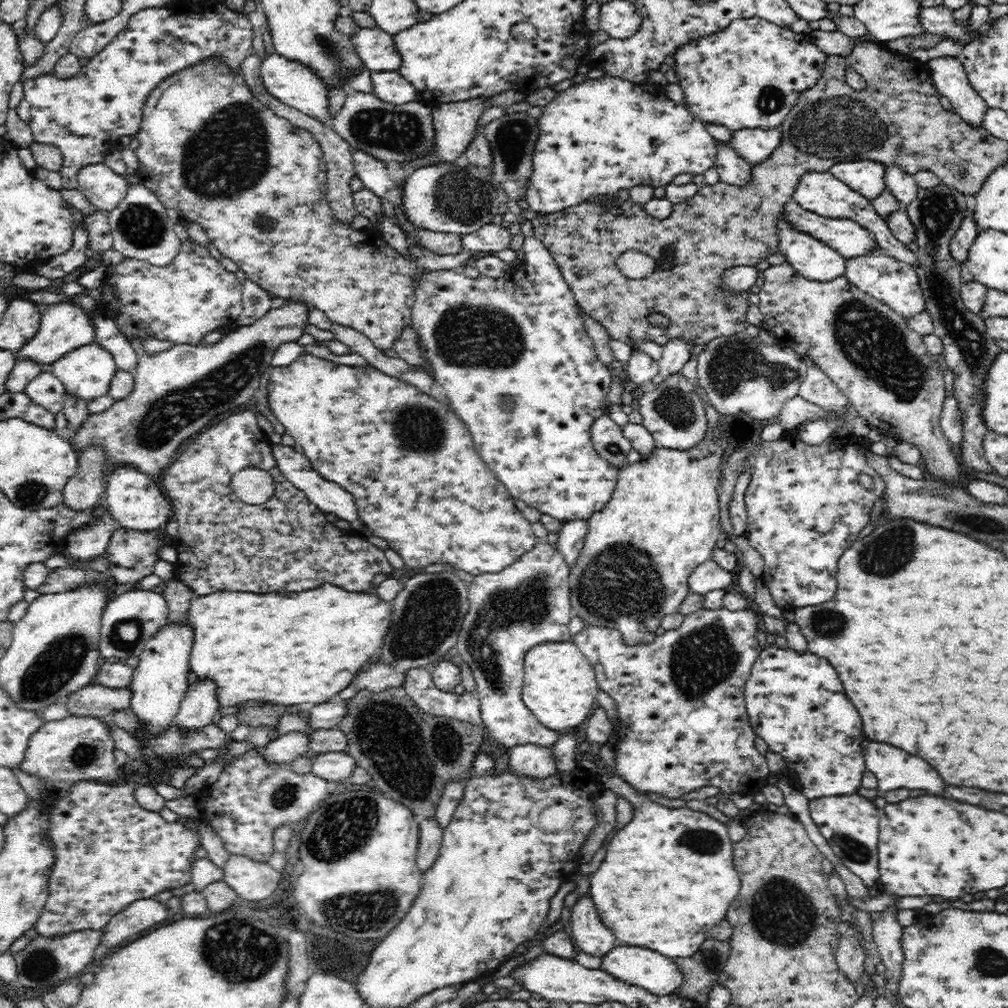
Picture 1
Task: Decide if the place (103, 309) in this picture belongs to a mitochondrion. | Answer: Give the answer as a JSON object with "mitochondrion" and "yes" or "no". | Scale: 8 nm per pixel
{"mitochondrion":"no"}

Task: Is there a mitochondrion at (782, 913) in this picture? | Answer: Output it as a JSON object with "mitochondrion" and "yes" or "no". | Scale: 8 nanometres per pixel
{"mitochondrion":"yes"}

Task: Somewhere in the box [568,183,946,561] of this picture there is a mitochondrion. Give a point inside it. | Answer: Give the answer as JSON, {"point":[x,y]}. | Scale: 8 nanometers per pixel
{"point":[872,342]}

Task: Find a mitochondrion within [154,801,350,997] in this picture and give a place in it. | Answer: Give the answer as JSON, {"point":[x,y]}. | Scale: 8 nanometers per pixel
{"point":[219,949]}

